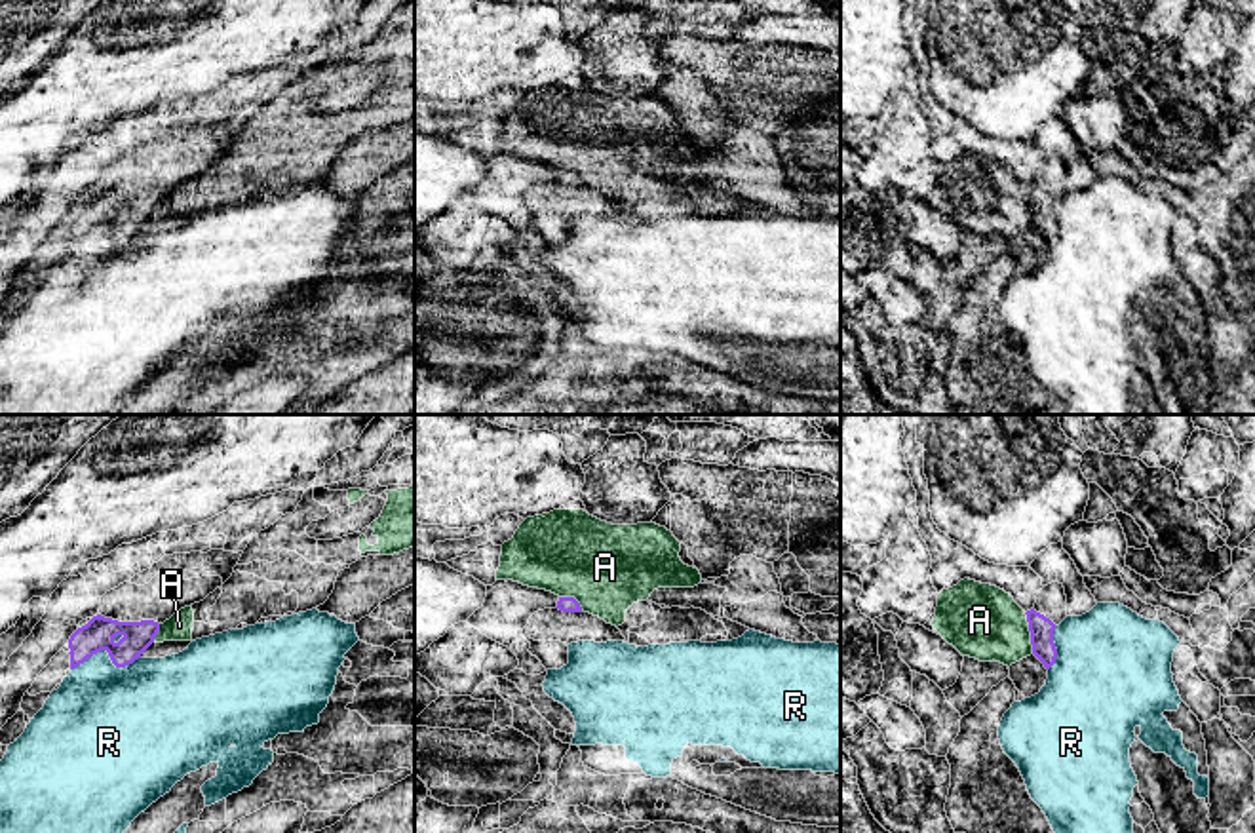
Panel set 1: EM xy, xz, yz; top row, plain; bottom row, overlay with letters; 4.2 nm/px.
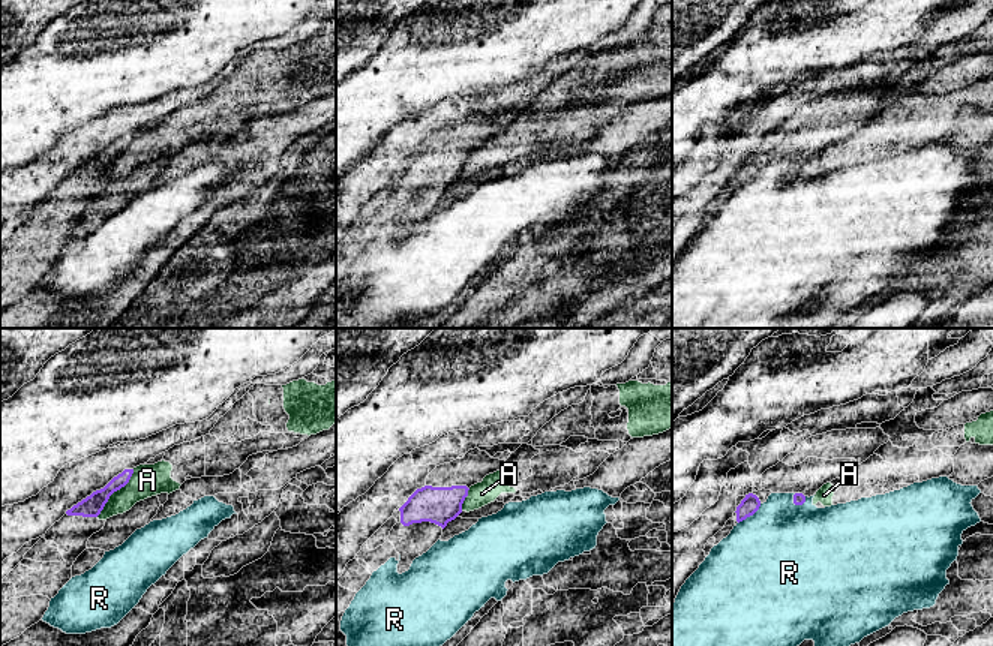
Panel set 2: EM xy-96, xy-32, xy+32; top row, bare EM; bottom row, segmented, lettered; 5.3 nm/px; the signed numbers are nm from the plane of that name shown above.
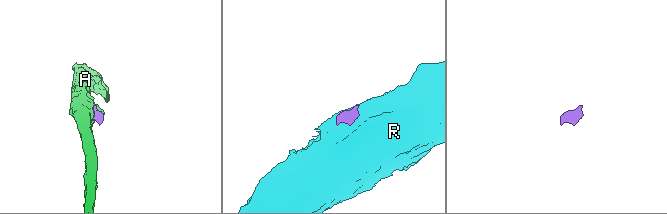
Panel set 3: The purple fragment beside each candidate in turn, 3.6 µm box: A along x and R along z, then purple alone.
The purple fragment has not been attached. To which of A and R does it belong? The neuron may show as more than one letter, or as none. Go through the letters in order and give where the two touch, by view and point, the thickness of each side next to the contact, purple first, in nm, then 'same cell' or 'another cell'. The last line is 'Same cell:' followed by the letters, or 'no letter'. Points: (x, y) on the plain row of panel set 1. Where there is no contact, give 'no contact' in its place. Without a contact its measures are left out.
A: yz (1031, 208) | 100/320 nm | another cell
R: xy (107, 225) | 140/380 nm | another cell
Same cell: no letter

